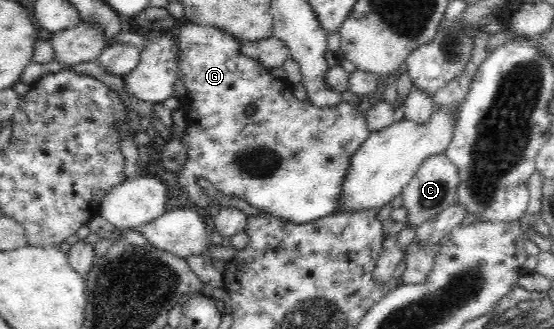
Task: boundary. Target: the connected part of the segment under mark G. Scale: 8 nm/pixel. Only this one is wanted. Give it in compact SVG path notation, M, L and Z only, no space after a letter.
M184 21L177 25L177 28L169 30L177 35L180 40L180 72L184 76L183 84L186 86L186 94L188 103L183 107L187 127L181 135L182 145L186 148L186 161L179 171L177 177L178 185L182 185L192 201L192 205L202 207L208 206L208 199L204 190L198 185L199 177L204 177L212 183L215 189L218 189L222 195L230 195L230 197L240 197L246 203L250 203L252 207L260 209L264 214L273 215L274 217L284 218L287 222L294 224L306 224L311 221L316 221L321 217L329 216L336 213L337 209L342 205L342 187L348 173L349 165L352 157L357 149L365 143L366 138L371 134L367 128L365 114L356 110L354 106L348 102L340 102L335 106L316 106L308 98L305 100L297 99L293 94L293 88L287 81L281 78L274 78L267 67L264 67L259 61L254 58L246 57L246 54L241 52L240 42L230 33L221 31L214 27L193 24L192 22Z

